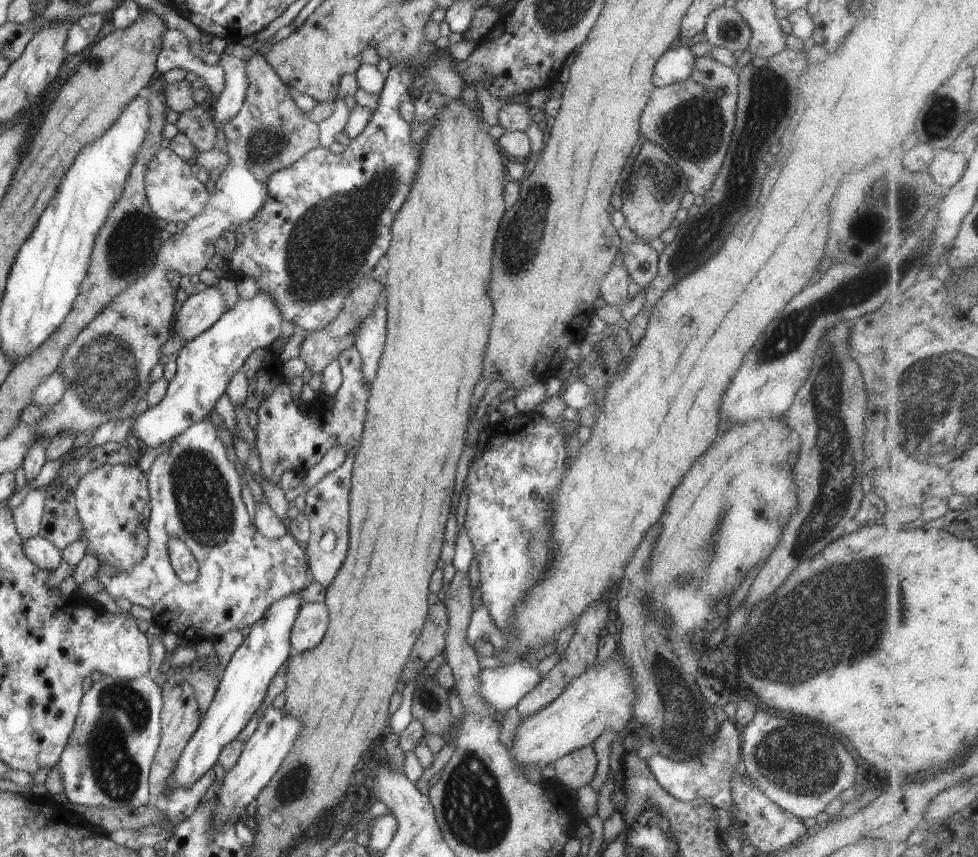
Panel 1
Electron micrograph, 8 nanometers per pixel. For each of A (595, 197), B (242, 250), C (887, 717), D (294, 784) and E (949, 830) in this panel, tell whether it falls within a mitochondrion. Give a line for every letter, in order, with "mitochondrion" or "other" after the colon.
A: other
B: other
C: other
D: mitochondrion
E: other

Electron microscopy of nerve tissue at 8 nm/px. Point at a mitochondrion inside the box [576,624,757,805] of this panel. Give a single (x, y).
(684, 732)

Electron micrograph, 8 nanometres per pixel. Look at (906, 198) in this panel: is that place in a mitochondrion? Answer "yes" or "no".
yes

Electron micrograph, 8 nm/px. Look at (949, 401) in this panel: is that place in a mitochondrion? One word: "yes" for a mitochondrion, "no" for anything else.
yes

